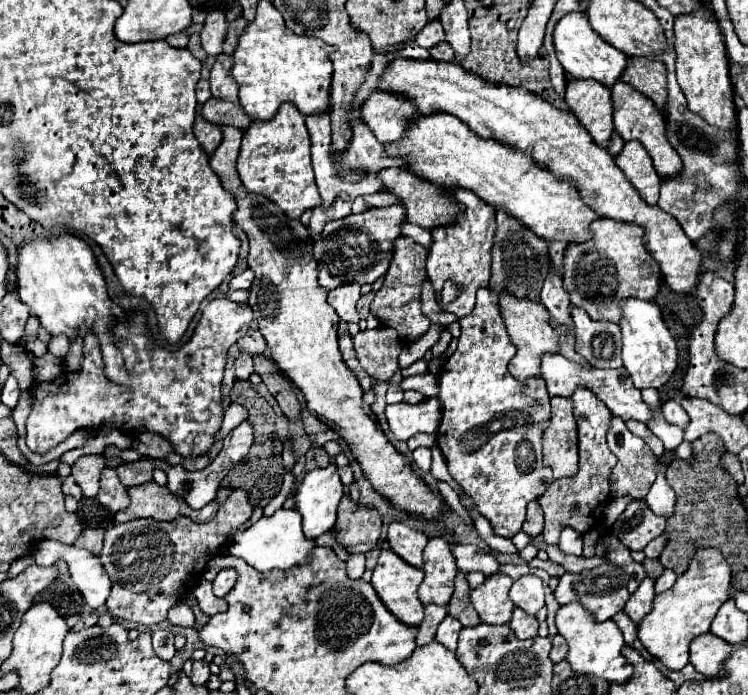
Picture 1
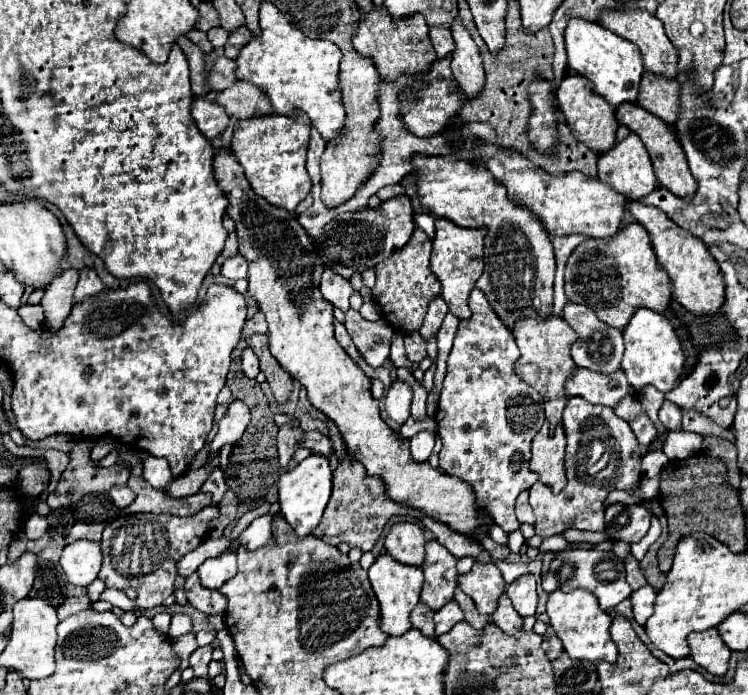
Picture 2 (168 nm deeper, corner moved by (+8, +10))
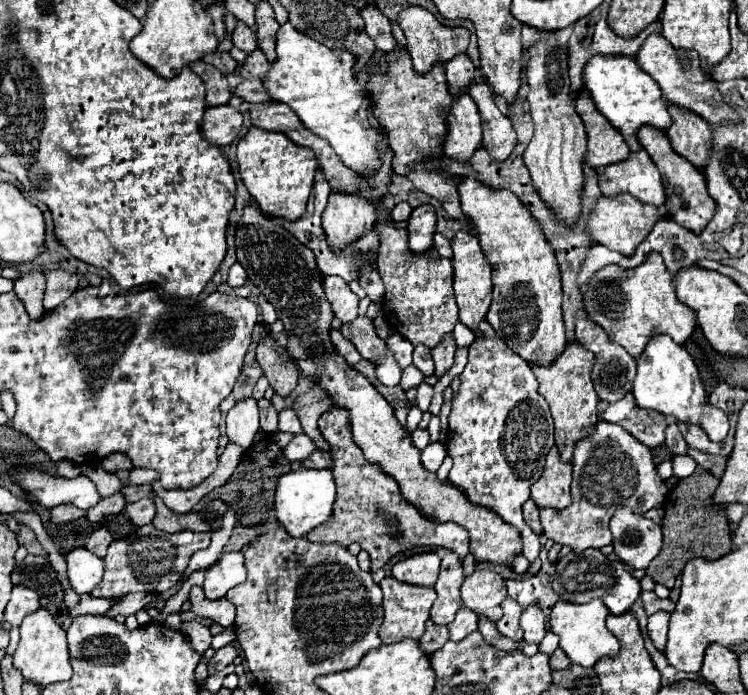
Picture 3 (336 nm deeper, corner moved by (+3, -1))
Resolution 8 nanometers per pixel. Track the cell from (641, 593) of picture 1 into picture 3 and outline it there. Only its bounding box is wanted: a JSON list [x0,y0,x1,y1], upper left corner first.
[647,611,669,651]

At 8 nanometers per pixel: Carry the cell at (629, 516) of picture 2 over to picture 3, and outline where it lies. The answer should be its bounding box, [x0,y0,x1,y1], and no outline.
[611,507,663,569]

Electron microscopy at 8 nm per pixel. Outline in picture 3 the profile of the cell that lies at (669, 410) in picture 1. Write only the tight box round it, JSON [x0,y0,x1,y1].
[665,423,687,455]

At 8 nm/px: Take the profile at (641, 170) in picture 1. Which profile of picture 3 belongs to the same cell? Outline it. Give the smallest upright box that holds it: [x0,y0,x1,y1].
[599,151,665,207]

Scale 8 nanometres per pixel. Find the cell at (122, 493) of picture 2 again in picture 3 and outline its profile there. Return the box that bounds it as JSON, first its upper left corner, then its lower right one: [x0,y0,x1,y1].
[125,499,155,527]

